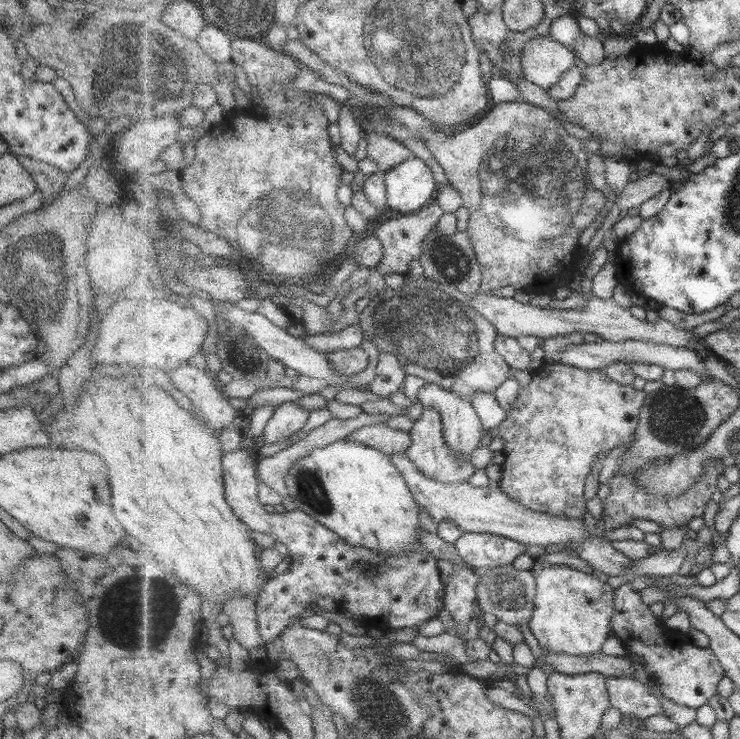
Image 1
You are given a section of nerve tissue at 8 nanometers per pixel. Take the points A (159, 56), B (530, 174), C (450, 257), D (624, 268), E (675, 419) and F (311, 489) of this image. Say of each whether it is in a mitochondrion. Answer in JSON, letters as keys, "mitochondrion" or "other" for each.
{"A":"mitochondrion","B":"mitochondrion","C":"mitochondrion","D":"other","E":"mitochondrion","F":"mitochondrion"}

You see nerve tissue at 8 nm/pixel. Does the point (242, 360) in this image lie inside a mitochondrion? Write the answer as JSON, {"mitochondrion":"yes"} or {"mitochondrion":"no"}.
{"mitochondrion":"yes"}

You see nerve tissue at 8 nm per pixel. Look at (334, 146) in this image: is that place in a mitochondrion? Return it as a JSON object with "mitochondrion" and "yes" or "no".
{"mitochondrion":"no"}

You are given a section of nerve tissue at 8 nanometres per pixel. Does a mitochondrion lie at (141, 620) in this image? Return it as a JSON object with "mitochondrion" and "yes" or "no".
{"mitochondrion":"yes"}

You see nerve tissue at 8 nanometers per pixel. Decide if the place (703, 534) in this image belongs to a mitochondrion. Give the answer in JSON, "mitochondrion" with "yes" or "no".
{"mitochondrion":"no"}

